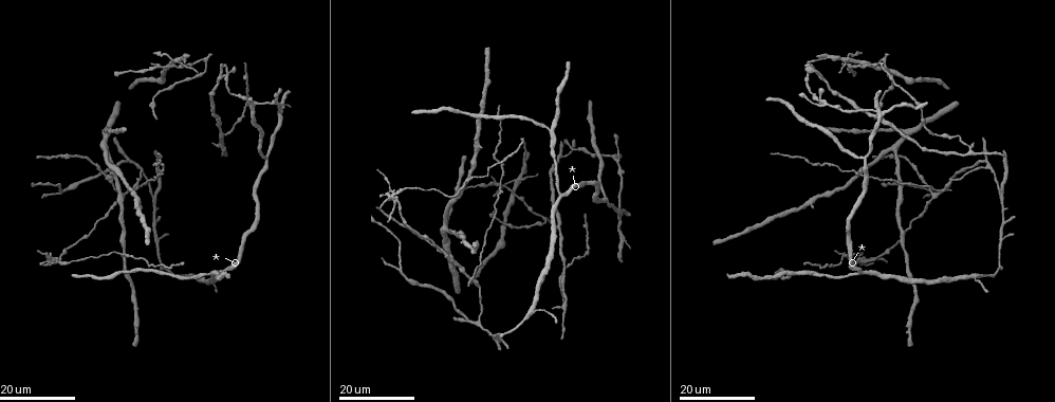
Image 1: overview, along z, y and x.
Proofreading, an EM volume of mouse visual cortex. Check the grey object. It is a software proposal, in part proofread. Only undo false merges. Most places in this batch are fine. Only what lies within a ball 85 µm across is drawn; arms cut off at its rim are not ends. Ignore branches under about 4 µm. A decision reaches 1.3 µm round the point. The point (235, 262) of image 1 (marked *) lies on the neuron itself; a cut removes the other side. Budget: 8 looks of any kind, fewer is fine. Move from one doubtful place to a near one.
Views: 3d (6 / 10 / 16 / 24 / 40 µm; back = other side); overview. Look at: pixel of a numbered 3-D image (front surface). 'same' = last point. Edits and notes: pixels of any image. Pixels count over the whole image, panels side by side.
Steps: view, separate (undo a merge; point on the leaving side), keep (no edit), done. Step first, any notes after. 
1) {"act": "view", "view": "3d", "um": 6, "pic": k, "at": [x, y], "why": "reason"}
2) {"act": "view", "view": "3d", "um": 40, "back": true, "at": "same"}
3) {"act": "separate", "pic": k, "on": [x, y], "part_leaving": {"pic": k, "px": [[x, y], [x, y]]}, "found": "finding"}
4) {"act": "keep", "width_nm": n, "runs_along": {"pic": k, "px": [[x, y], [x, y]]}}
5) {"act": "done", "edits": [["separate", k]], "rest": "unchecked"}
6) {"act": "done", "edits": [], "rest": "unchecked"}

{"act": "view", "view": "3d", "um": 16, "pic": 1, "at": [394, 194], "why": "branch point"}

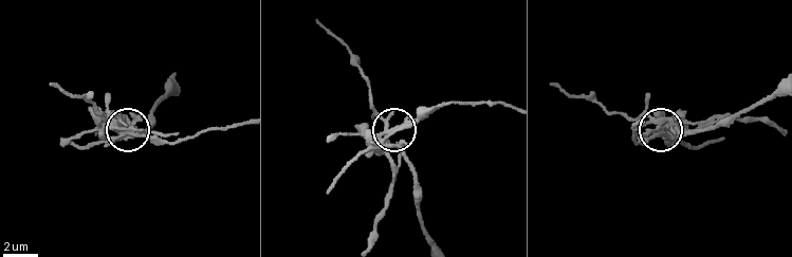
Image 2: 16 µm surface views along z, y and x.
{"act": "view", "view": "3d", "um": 6, "pic": 2, "at": [660, 126]}

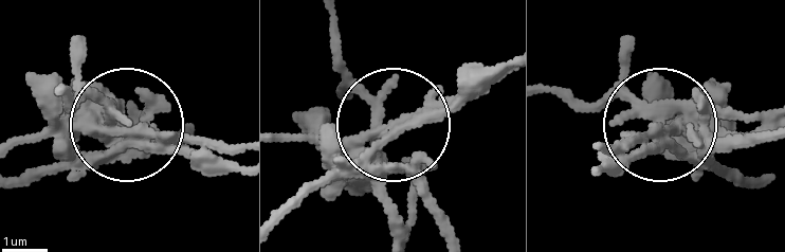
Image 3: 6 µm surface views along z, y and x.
{"act": "separate", "pic": 3, "on": [141, 111], "width_nm": 280, "found": "a second neuron is stuck on"}

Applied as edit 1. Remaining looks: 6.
{"act": "view", "view": "3d", "um": 24, "pic": 1, "at": [902, 129]}

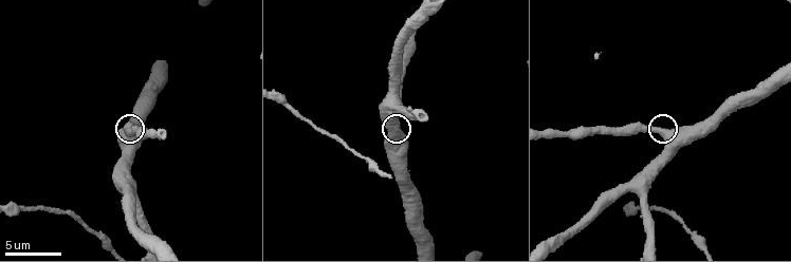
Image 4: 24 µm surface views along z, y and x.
{"act": "view", "view": "3d", "um": 6, "pic": 4, "at": [666, 131], "why": "zoom in"}

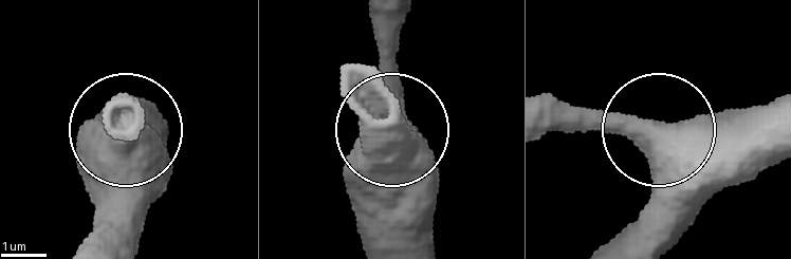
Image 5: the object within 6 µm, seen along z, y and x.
{"act": "keep", "side_arm_um": 17, "found": "one neuron here"}

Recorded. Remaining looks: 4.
{"act": "view", "view": "3d", "um": 16, "pic": 1, "at": [176, 65], "why": "two arms in line, one across"}

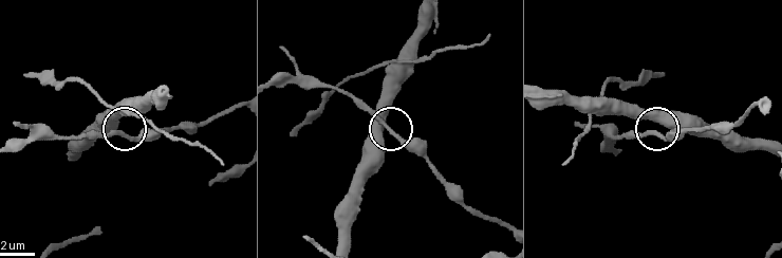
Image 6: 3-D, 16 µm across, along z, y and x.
{"act": "view", "view": "3d", "um": 10, "pic": 6, "at": [386, 123]}

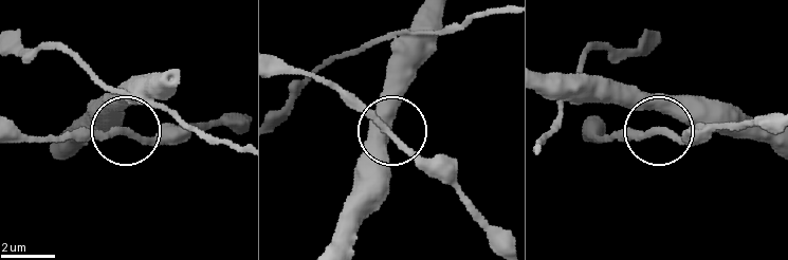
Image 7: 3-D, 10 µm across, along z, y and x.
{"act": "keep", "arms": 3, "found": "continuous, no second neuron"}

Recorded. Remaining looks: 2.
{"act": "view", "view": "3d", "um": 10, "pic": 4, "at": [124, 185]}

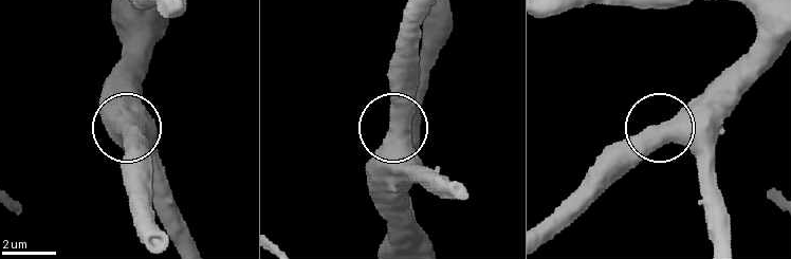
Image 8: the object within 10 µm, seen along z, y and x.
{"act": "view", "view": "3d", "um": 10, "back": true, "pic": 8, "at": [394, 131]}

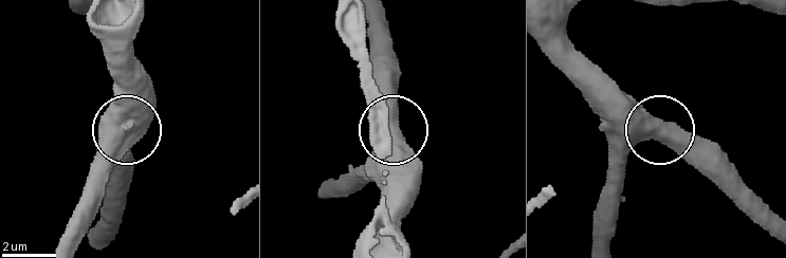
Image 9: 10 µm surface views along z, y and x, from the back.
{"act": "keep", "side_arm_um": 29, "found": "one neuron here"}

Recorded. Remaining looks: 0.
{"act": "done", "edits": [["separate", 3]], "rest": "unchecked"}

